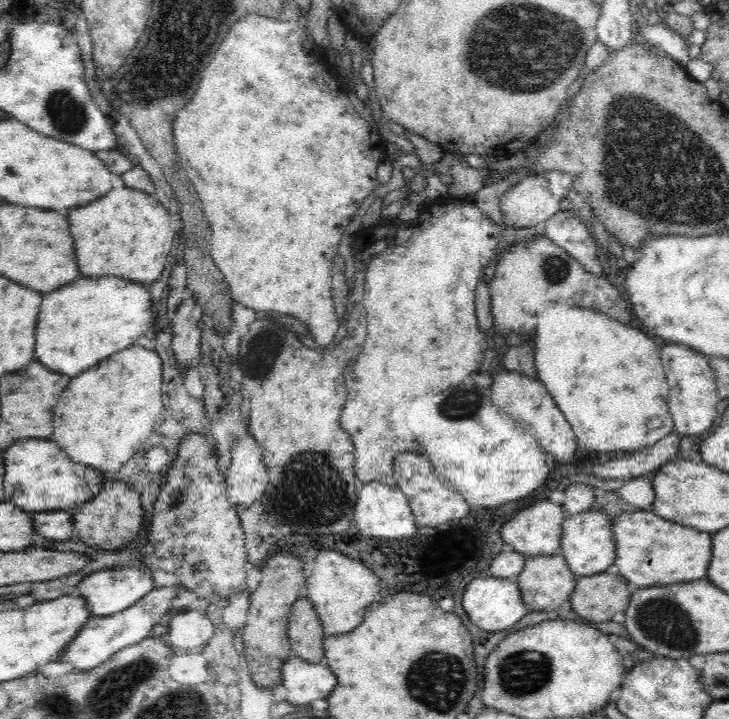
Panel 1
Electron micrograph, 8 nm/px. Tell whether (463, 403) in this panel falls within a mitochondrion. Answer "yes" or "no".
yes

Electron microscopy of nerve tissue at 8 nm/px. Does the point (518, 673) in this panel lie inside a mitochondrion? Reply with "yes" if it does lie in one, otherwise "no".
yes

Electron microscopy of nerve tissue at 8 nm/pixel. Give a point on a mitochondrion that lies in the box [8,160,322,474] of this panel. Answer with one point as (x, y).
(254, 372)

